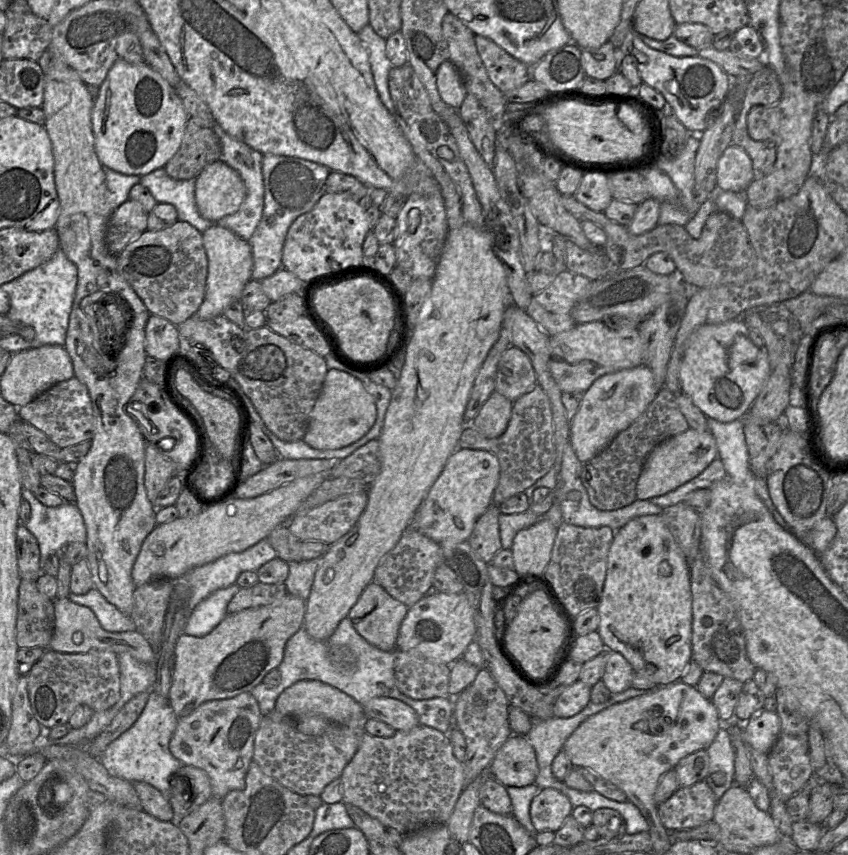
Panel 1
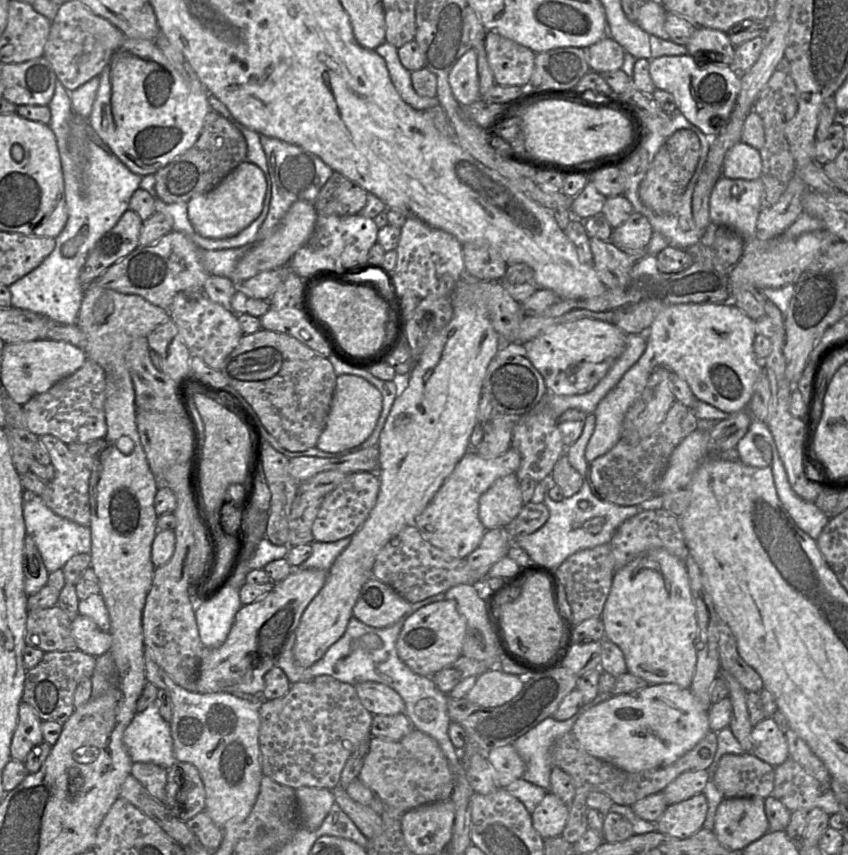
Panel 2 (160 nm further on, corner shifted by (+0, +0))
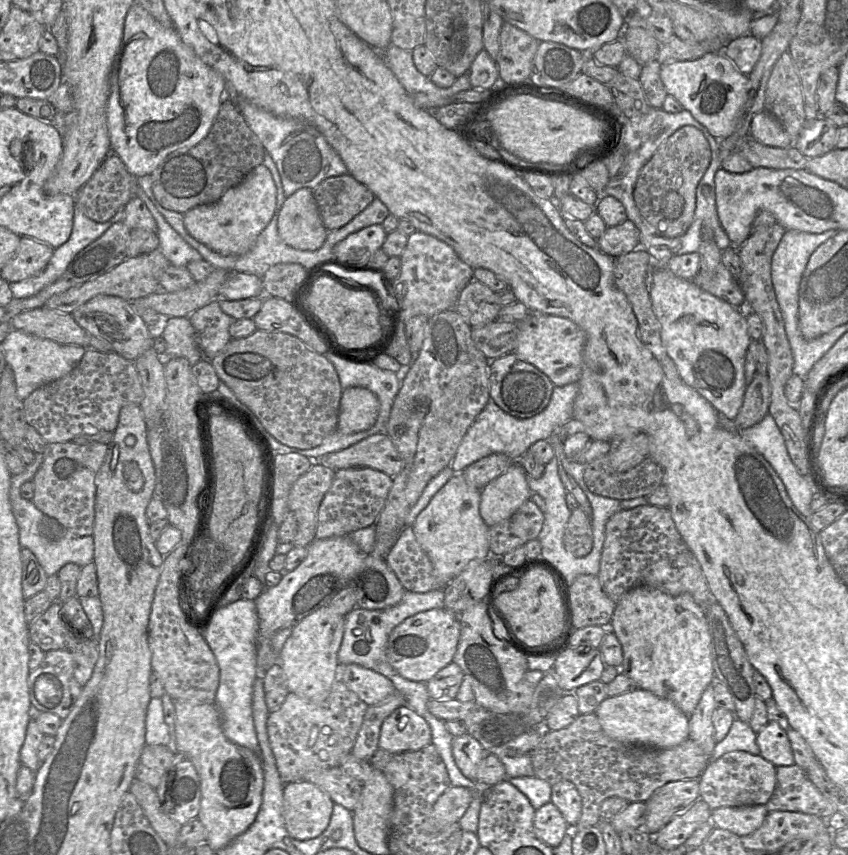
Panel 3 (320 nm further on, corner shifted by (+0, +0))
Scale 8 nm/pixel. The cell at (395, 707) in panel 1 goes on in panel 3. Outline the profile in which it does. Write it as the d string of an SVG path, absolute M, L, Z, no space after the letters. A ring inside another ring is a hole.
M338 663L337 678L368 706L378 704L396 693L394 684L386 676L355 663Z

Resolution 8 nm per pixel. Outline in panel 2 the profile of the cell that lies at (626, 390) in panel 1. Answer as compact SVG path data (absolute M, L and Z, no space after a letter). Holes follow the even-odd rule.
M732 301L682 303L662 309L647 331L646 348L619 382L600 400L594 415L593 434L586 446L588 463L611 450L621 437L622 423L629 408L644 391L653 370L659 366L676 373L689 385L696 399L734 413L748 407L754 384L763 370L753 349L755 322Z

